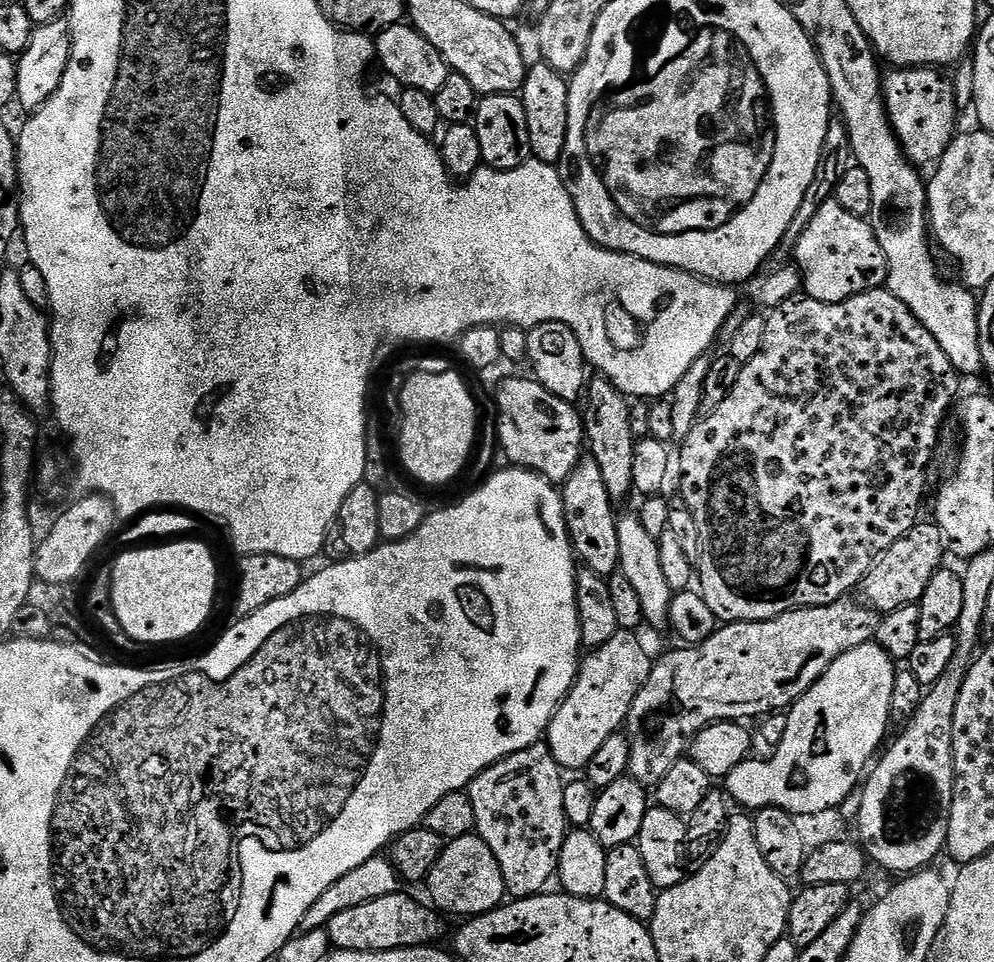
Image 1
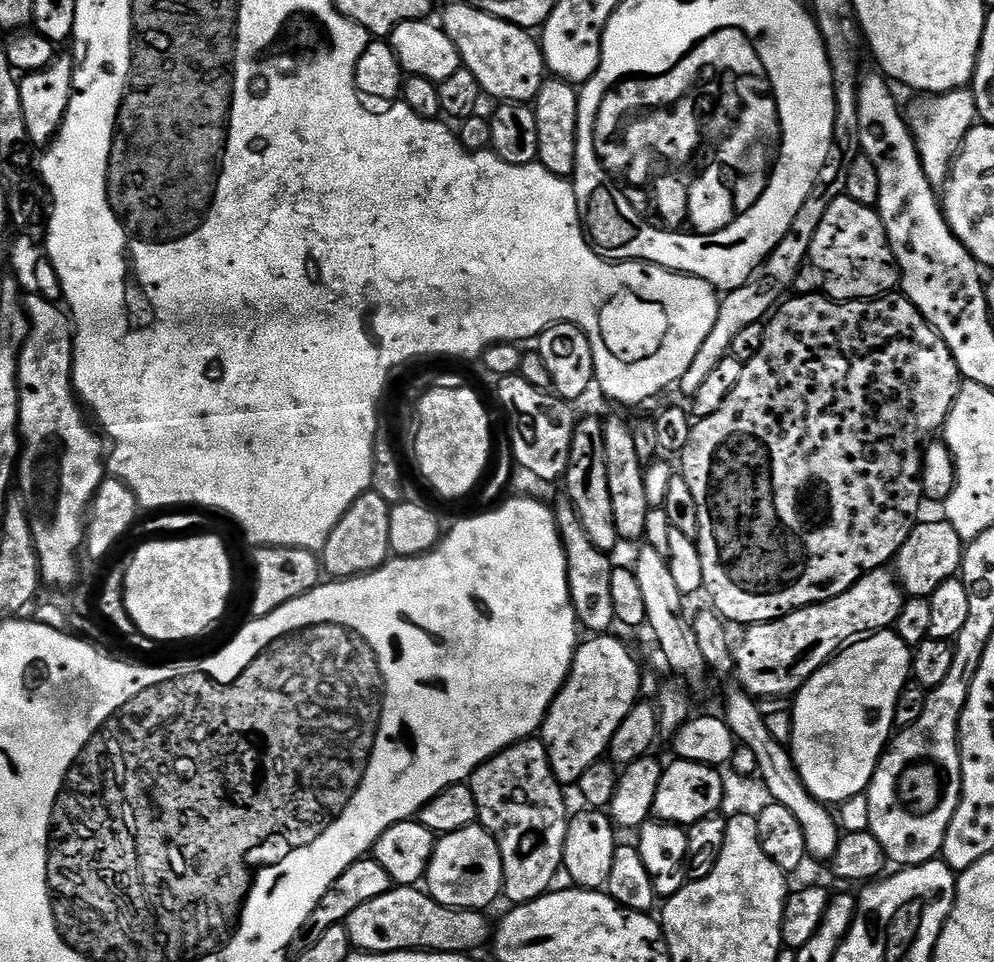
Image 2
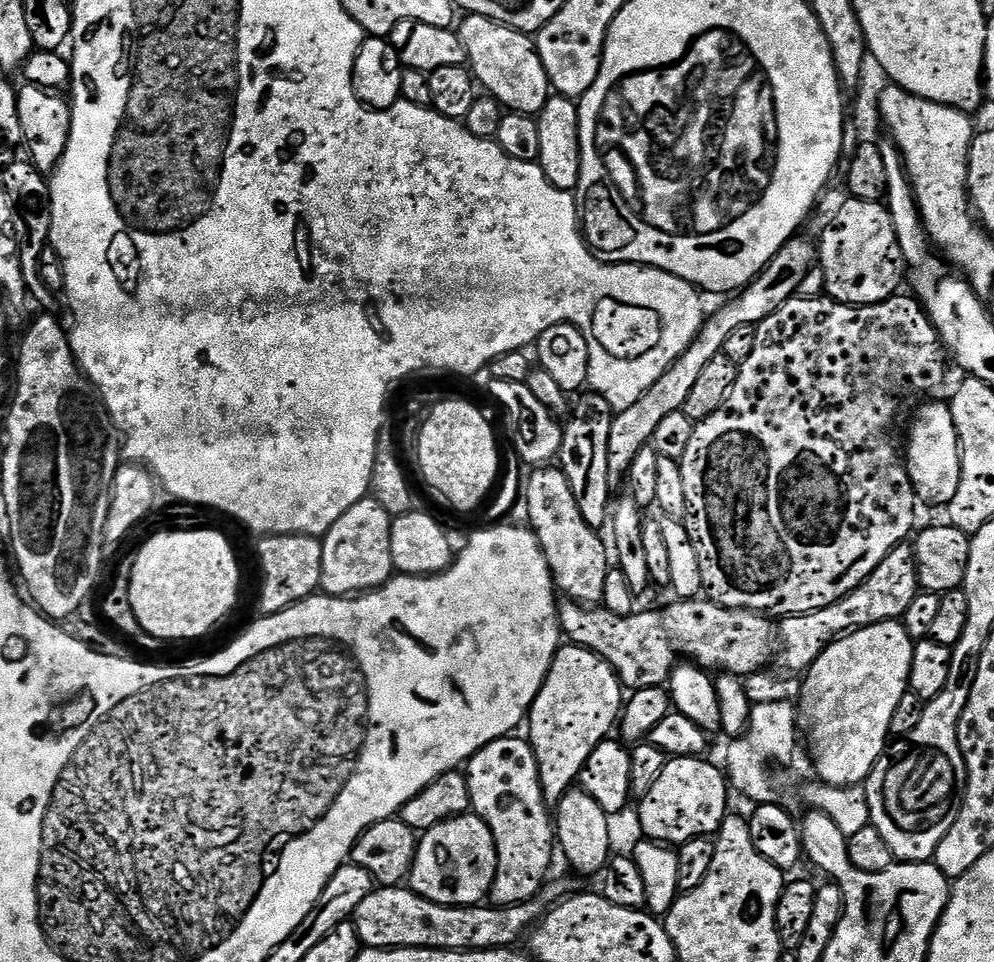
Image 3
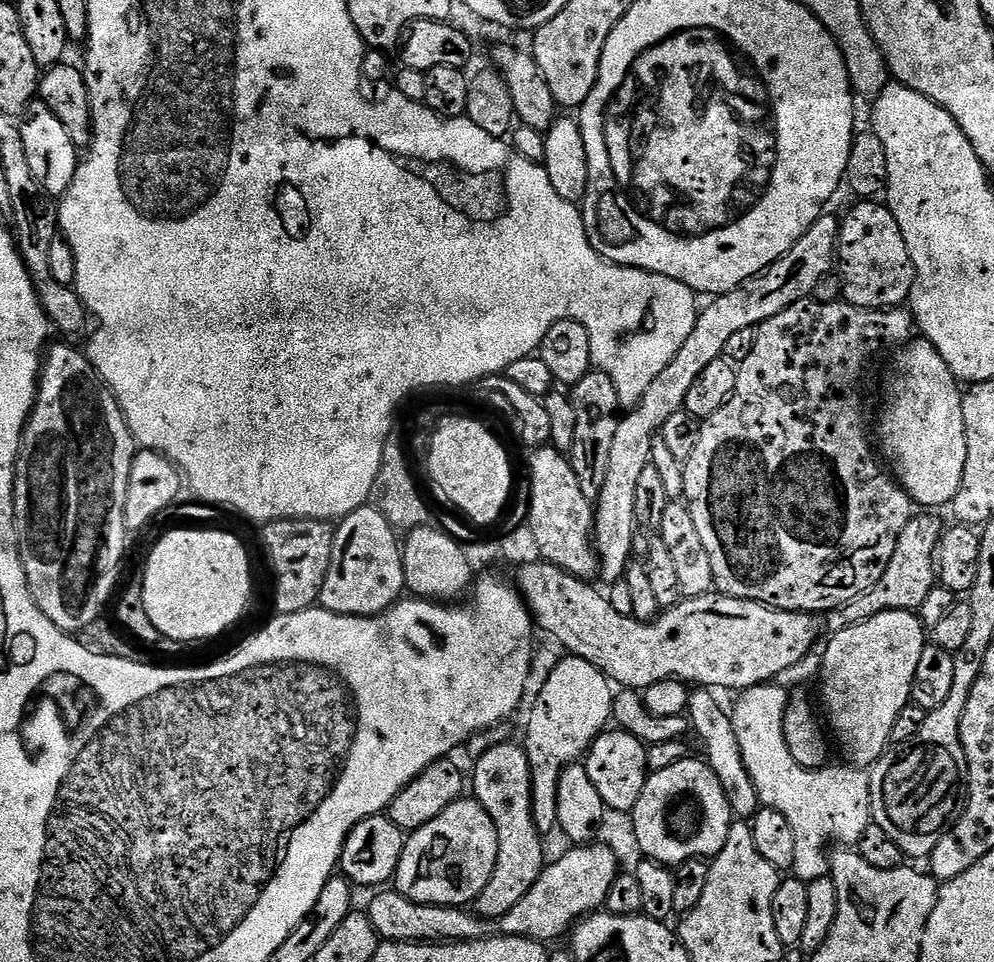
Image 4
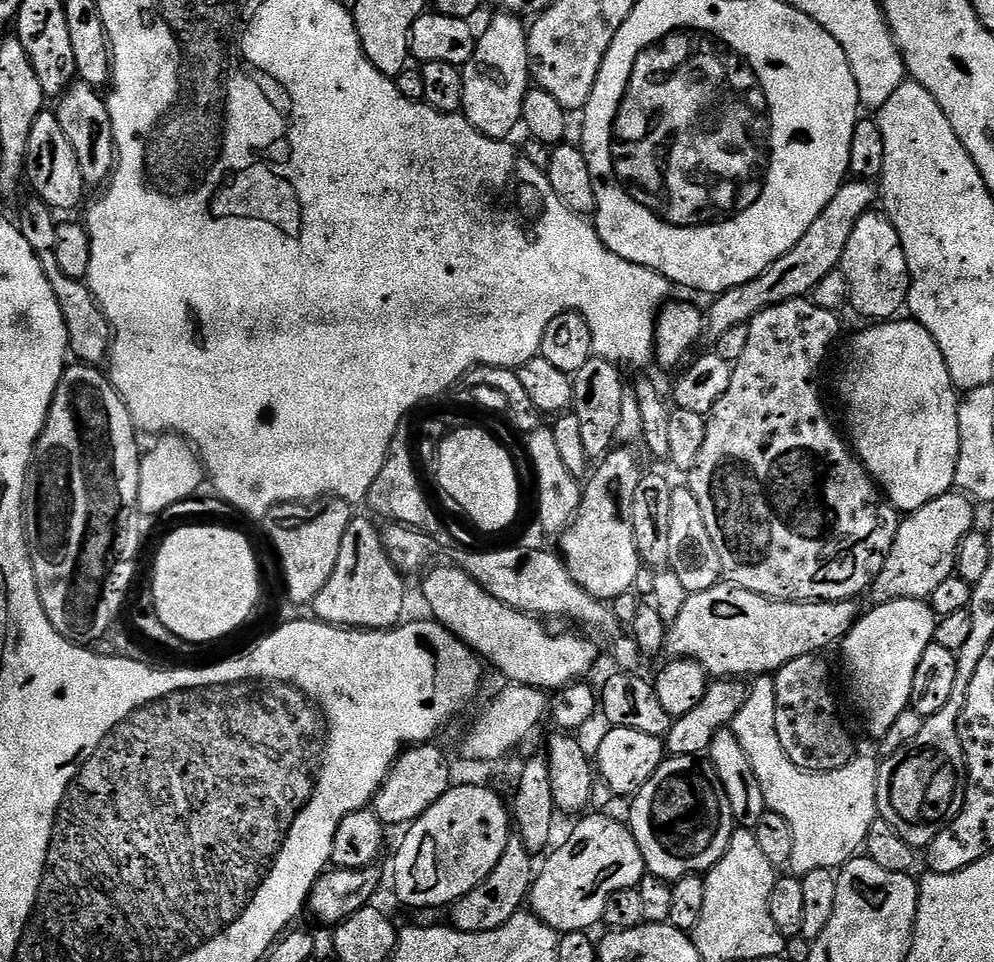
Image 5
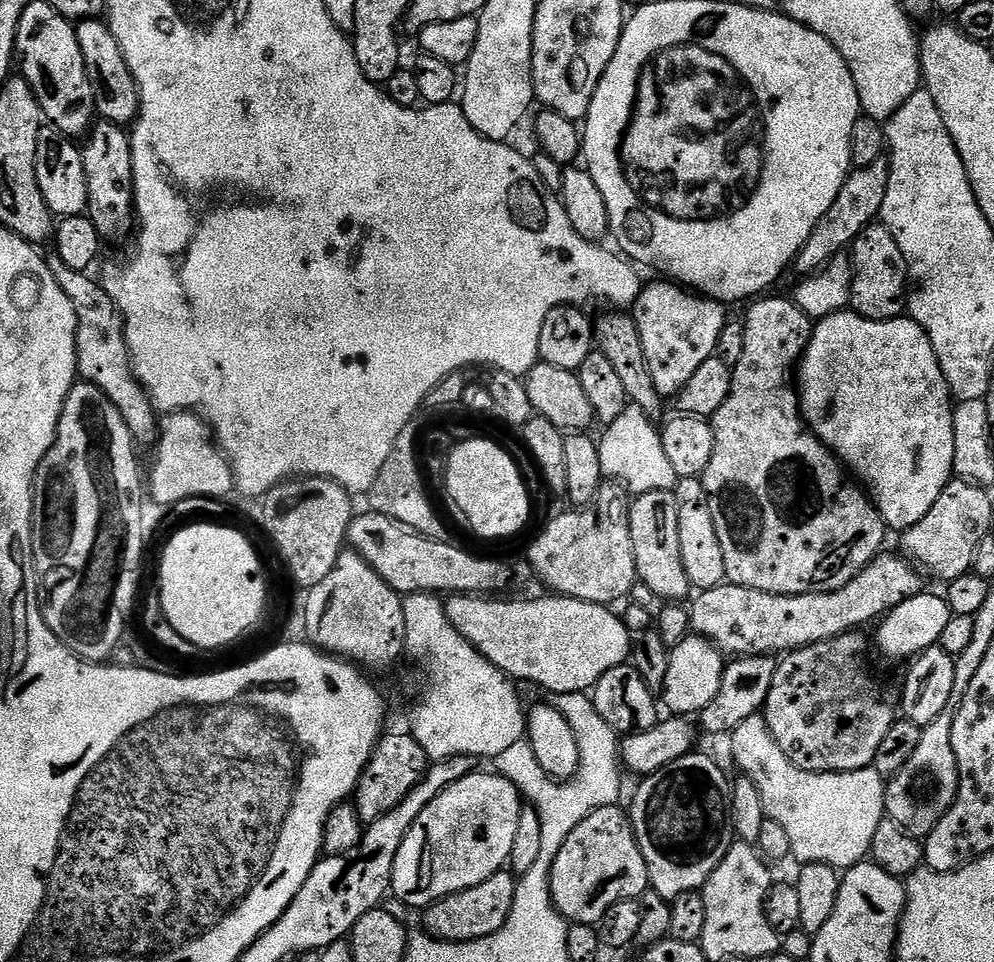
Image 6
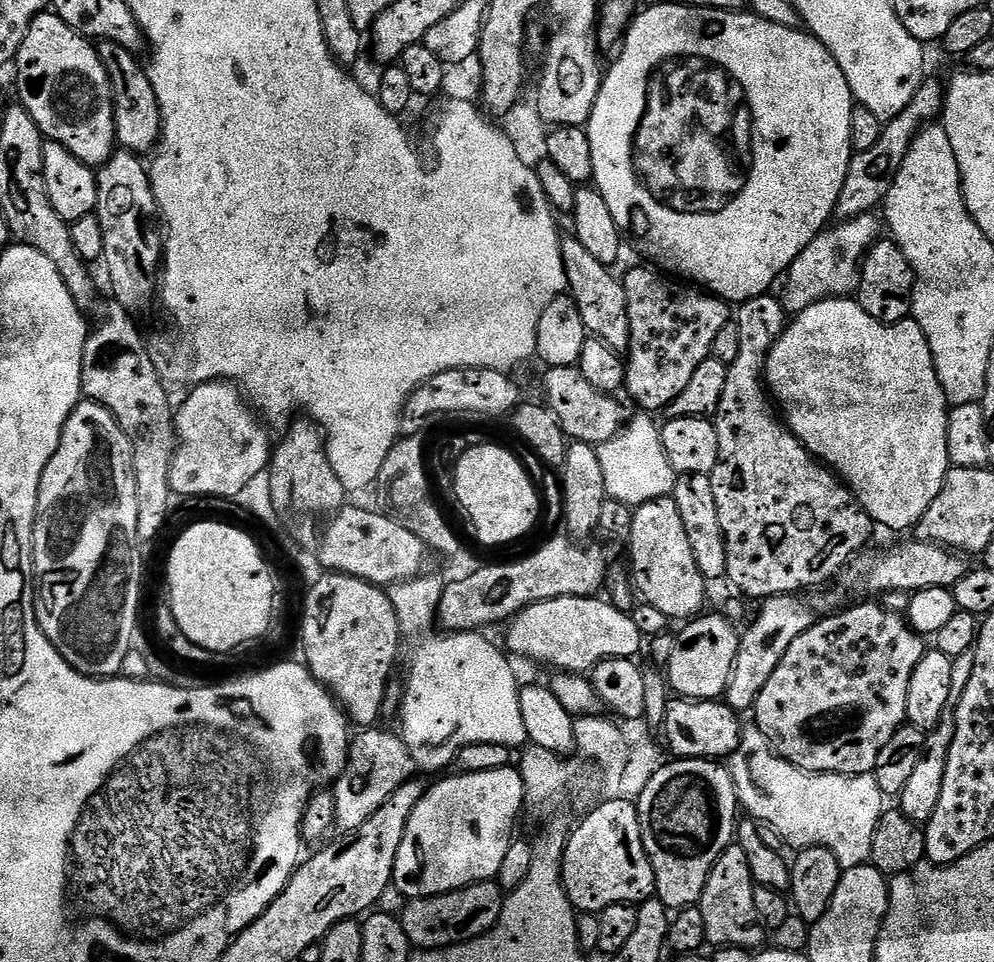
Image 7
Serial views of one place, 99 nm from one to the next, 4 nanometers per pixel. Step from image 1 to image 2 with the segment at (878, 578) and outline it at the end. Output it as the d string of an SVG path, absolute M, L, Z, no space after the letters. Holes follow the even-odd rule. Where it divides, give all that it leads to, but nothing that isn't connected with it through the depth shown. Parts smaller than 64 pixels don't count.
M943 518L925 519L913 528L910 538L902 542L894 557L894 571L900 587L912 598L927 598L942 582L953 579L964 563L965 541Z

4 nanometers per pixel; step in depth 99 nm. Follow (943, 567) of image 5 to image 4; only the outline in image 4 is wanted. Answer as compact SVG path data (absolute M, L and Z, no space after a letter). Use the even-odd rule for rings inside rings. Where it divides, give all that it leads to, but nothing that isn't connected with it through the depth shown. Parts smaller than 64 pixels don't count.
M913 515L912 521L898 538L898 546L894 546L894 558L890 558L886 574L882 574L882 578L874 582L872 589L863 592L857 600L827 613L829 633L841 632L843 628L860 624L863 620L869 620L883 612L916 612L920 609L922 602L926 602L926 594L930 594L930 590L938 584L938 572L934 567L934 561L937 559L942 539L942 527L940 528L939 522L932 516L935 515Z

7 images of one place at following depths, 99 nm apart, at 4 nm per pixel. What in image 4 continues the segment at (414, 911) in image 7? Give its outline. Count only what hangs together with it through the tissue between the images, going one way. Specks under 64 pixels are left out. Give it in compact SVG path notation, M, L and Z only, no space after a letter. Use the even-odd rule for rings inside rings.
M501 742L486 750L481 757L474 760L476 769L470 772L470 792L480 805L490 814L498 830L498 858L490 882L478 894L474 902L476 915L483 920L495 922L500 920L538 882L546 867L542 833L534 826L532 813L532 783L530 782L530 762L519 743Z

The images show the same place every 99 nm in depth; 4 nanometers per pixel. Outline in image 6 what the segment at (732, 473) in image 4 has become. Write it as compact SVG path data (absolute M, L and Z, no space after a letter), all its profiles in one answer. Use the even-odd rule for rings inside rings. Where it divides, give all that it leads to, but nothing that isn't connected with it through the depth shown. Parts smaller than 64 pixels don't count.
M768 294L763 298L753 299L747 305L748 313L742 316L746 343L742 346L742 358L738 358L738 362L732 368L730 394L726 398L726 402L722 402L720 409L710 417L714 452L710 454L710 462L702 477L704 489L710 502L710 514L714 518L714 530L718 534L718 542L722 546L726 577L731 583L779 596L801 596L807 592L833 592L846 586L846 582L853 580L875 556L881 555L883 548L880 547L884 544L886 525L880 516L880 511L872 503L869 493L859 483L856 485L844 480L845 469L842 467L841 461L836 459L834 453L811 432L804 422L800 411L800 397L794 387L794 369L797 367L800 357L804 355L804 349L808 347L814 320L797 306L795 299L783 300L780 296L772 295Z

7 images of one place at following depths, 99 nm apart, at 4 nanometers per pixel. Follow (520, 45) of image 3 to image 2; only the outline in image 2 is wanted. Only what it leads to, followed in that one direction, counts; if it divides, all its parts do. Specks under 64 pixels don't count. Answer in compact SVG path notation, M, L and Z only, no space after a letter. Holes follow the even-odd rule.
M467 2L446 5L442 27L458 50L461 65L468 68L474 78L478 78L478 86L485 97L493 96L493 101L509 104L531 105L535 101L538 90L546 79L546 69L544 51L540 49L539 39L529 29L520 28L517 24L506 22L494 14L483 12L481 8L470 6Z

